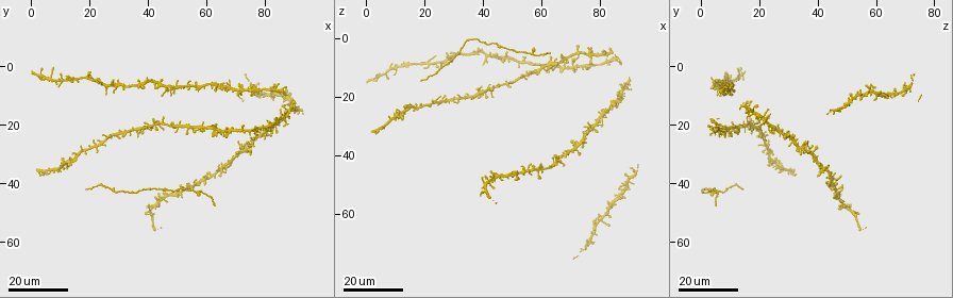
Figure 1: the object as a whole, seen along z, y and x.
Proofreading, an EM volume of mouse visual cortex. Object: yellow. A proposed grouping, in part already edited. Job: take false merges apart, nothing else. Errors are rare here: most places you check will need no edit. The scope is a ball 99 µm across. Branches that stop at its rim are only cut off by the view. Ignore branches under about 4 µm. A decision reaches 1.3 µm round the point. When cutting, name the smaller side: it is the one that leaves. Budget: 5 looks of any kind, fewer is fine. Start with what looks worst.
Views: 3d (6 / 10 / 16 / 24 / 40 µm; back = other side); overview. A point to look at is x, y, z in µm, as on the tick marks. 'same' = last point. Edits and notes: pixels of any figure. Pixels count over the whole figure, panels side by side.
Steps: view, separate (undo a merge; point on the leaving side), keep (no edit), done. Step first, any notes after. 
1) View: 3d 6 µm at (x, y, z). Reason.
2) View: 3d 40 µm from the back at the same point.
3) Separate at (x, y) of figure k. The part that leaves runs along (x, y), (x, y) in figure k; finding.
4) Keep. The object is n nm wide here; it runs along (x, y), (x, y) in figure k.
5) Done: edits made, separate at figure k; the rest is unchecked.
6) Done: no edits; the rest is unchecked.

View: 3d 16 µm at (13, 32, 24).

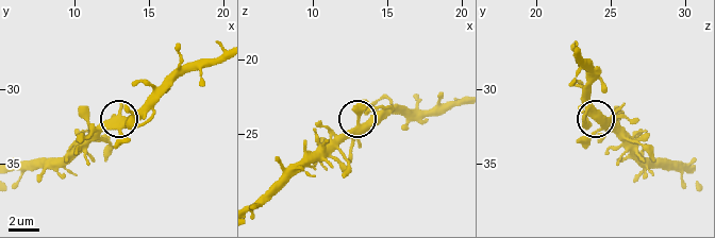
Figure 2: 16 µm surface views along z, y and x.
View: 3d 10 µm at (13.0, 32.6, 24.4).

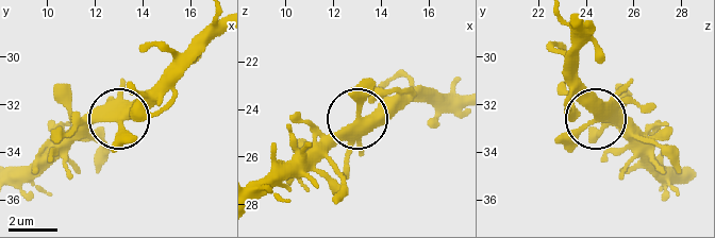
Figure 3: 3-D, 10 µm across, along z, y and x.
Keep. The object is 410 nm wide here; continuous, no second neuron.

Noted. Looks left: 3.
View: 3d 24 µm at (78, 24, 31).

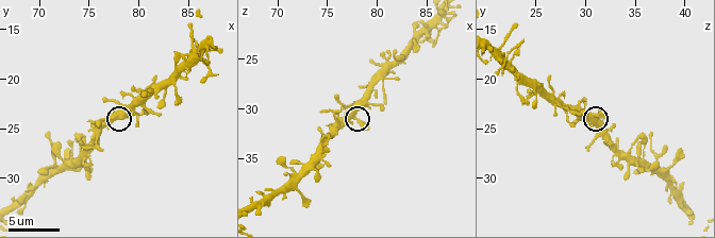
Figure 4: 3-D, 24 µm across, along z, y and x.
View: 3d 10 µm at (77.6, 23.8, 30.6).

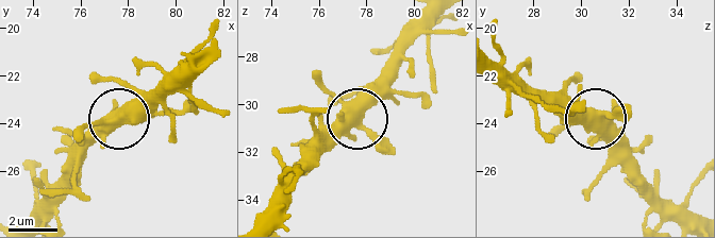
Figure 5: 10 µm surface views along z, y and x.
Keep. It runs along (432, 18), (360, 119), (300, 146) in figure 5; all the same neuron.

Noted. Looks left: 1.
Done: no edits; the rest is unchecked.

